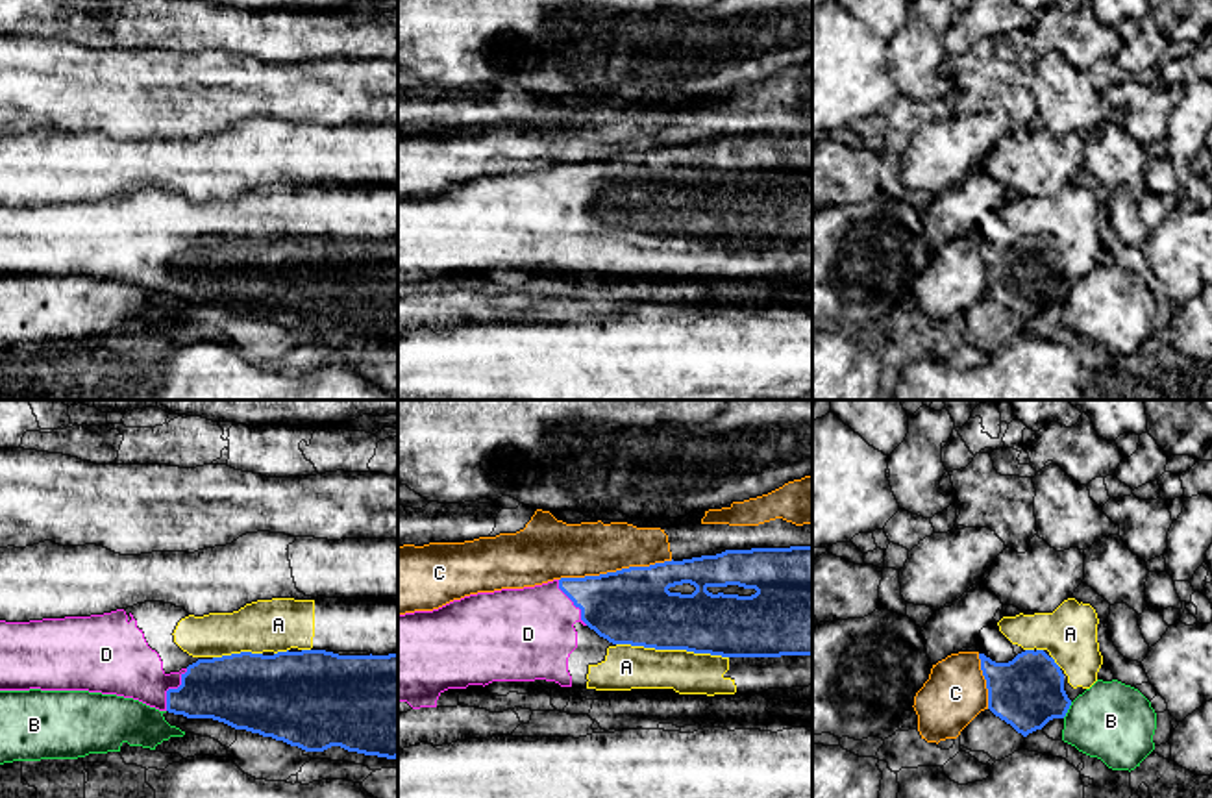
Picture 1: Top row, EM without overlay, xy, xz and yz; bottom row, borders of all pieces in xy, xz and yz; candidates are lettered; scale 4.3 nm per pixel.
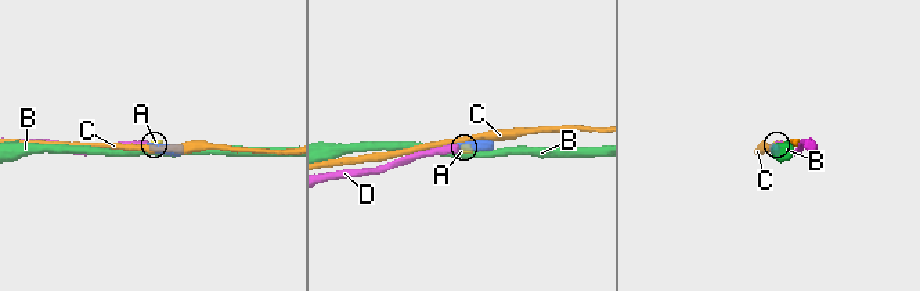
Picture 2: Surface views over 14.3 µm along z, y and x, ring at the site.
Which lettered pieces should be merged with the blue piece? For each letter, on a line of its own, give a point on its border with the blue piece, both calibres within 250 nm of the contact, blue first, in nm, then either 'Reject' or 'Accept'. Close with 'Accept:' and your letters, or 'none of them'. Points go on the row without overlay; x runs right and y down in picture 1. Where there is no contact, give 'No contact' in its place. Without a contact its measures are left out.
A: Touches blue at xz (672, 234). Thickness 340 nm (blue) against 200 nm. Accept
B: Touches blue at yz (1068, 293). Thickness 300 nm (blue) against 340 nm. Reject
C: Touches blue at xz (617, 156). Thickness 340 nm (blue) against 240 nm. Reject
D: Touches blue at xy (171, 274). Thickness 280 nm (blue) against 280 nm. Accept
Accept: A, D

